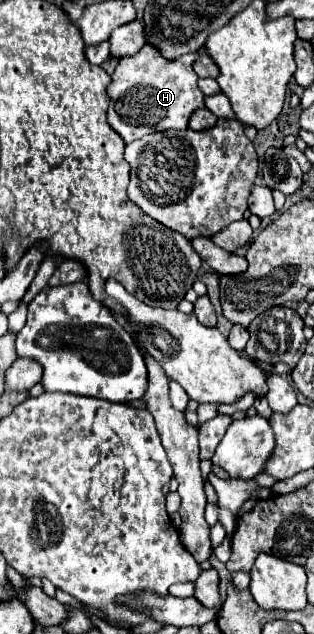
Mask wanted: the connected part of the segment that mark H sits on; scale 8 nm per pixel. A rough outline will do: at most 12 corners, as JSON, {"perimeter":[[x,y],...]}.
{"perimeter":[[187,53],[117,63],[107,121],[125,143],[185,129],[203,107]]}

